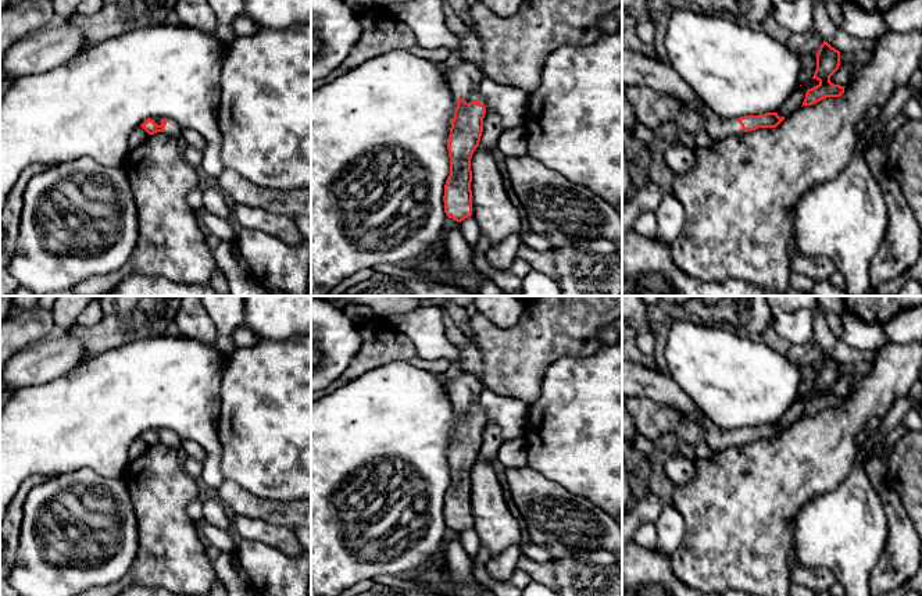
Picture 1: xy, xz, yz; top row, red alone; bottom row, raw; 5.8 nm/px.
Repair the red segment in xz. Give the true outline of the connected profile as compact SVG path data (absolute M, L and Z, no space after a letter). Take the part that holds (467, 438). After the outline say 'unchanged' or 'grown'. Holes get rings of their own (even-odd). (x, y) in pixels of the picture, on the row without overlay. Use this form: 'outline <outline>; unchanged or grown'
outline M471 370L446 378L457 420L449 446L450 486L444 496L444 524L457 533L472 527L471 470L479 457L486 425L479 396L486 389L480 376Z; grown

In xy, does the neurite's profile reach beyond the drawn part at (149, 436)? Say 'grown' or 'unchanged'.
grown

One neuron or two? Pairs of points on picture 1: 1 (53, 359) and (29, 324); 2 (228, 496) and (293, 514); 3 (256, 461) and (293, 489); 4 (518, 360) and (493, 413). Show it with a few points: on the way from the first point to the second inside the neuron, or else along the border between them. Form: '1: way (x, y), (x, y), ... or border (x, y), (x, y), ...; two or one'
1: border (56, 334), (42, 338), (14, 354); two
2: way (245, 503), (277, 511); one
3: way (265, 461), (283, 479); one
4: border (486, 386), (529, 404); two

